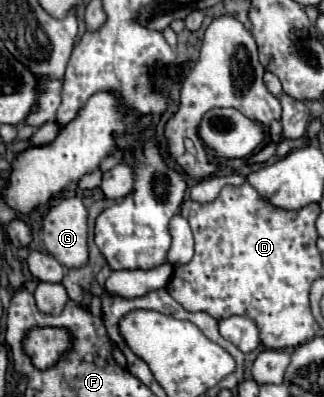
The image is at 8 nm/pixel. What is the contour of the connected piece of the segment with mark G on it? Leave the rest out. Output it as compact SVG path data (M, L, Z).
M78 196L64 198L44 218L42 242L50 256L54 256L66 268L82 268L88 262L88 210Z

